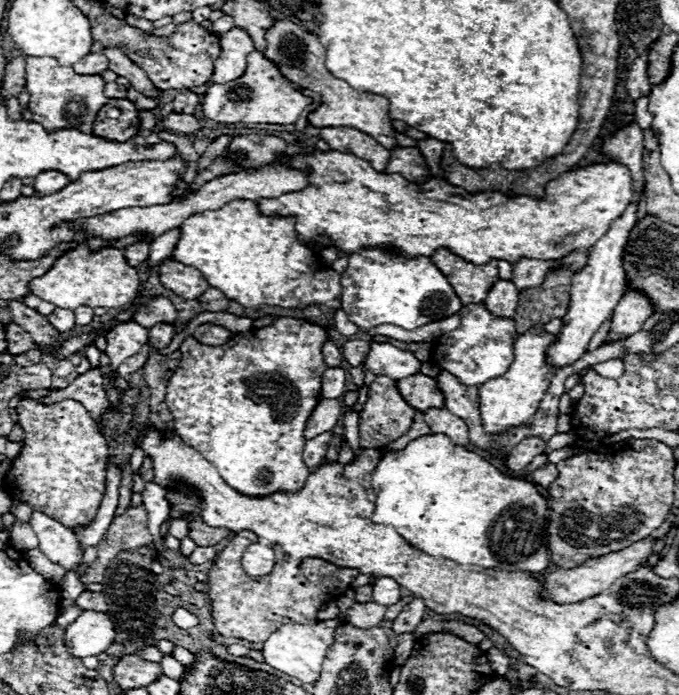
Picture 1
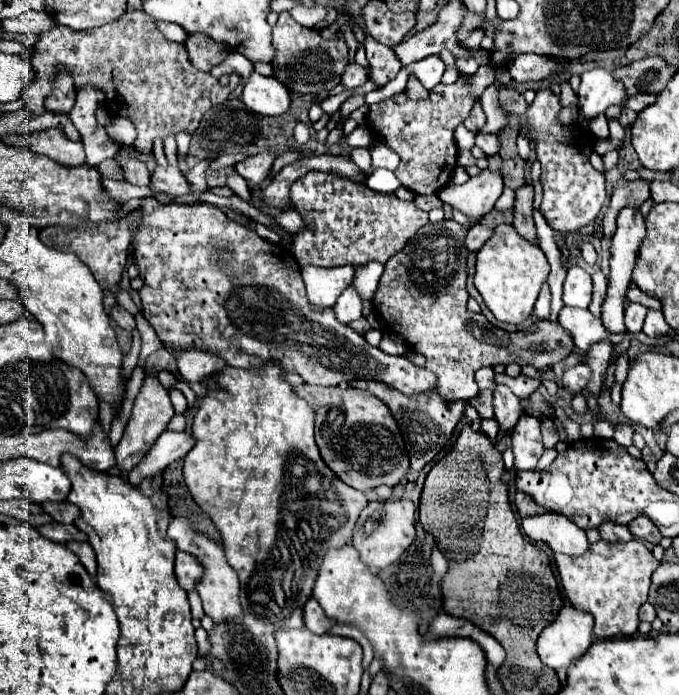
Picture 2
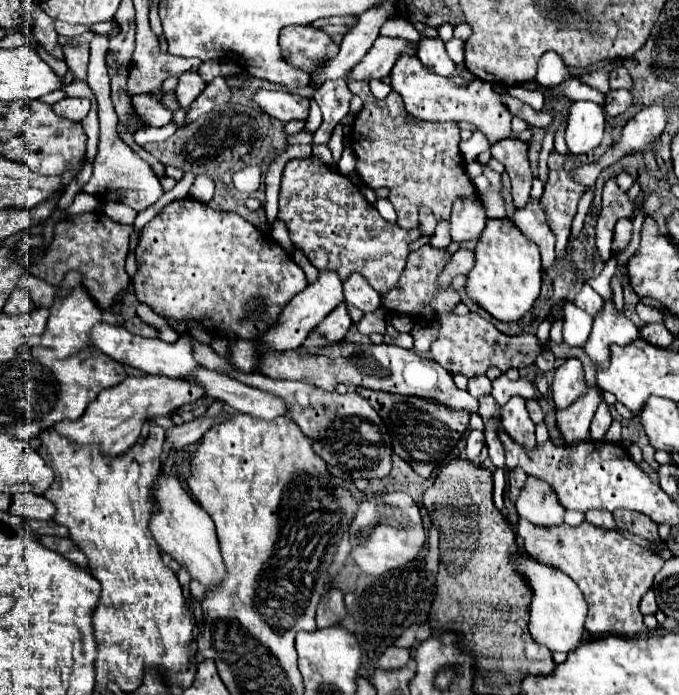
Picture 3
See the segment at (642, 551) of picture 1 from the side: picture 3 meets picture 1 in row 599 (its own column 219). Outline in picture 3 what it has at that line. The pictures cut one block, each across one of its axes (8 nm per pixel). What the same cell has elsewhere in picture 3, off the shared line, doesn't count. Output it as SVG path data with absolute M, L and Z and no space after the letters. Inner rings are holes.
M160 476L154 488L156 494L156 514L150 520L150 530L158 546L170 554L188 574L198 580L204 588L216 588L226 580L226 566L222 562L220 544L216 538L216 528L212 518L188 496L176 478Z

